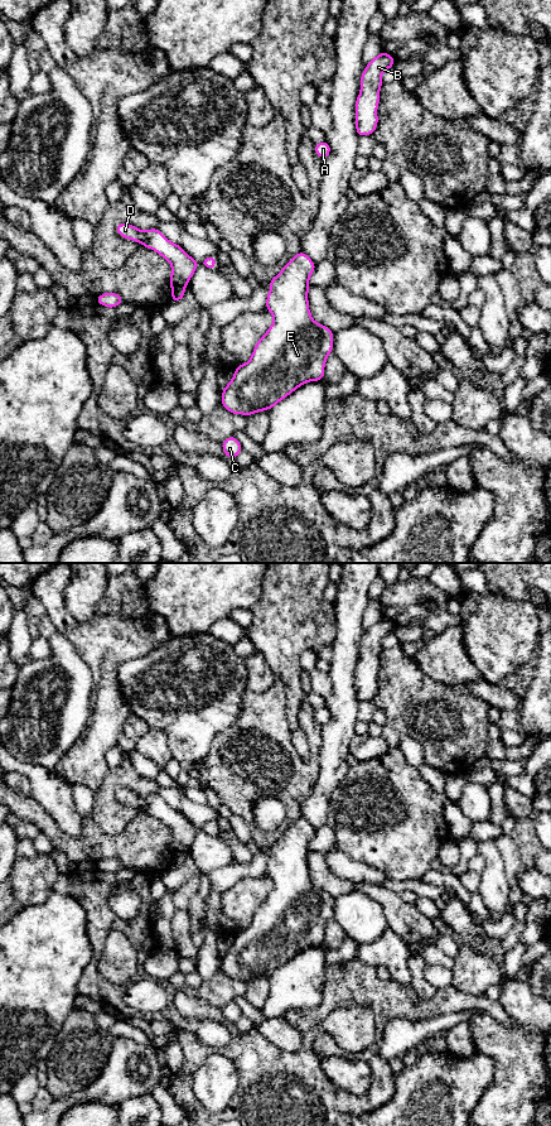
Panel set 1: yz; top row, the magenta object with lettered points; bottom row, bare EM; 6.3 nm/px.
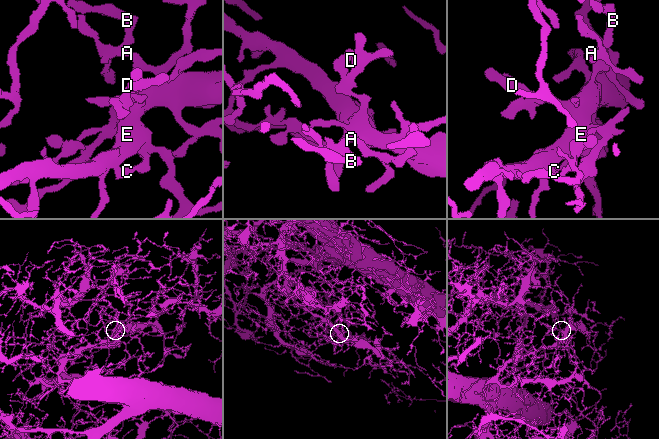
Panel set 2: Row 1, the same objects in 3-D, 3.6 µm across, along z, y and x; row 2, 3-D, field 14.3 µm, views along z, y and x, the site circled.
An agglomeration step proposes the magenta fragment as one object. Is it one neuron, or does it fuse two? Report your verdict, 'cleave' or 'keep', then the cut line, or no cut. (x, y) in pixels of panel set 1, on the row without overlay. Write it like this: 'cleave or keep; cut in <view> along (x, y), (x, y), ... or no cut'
keep; no cut

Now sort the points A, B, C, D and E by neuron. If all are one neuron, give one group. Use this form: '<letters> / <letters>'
A B C D E

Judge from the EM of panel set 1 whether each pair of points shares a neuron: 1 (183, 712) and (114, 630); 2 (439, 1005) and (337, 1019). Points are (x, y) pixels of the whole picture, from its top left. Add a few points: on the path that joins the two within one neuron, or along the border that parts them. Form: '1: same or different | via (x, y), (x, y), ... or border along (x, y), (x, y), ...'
1: different | border along (163, 644), (127, 659), (116, 679)
2: different | border along (346, 1007), (366, 1006), (373, 1014), (375, 1042)

